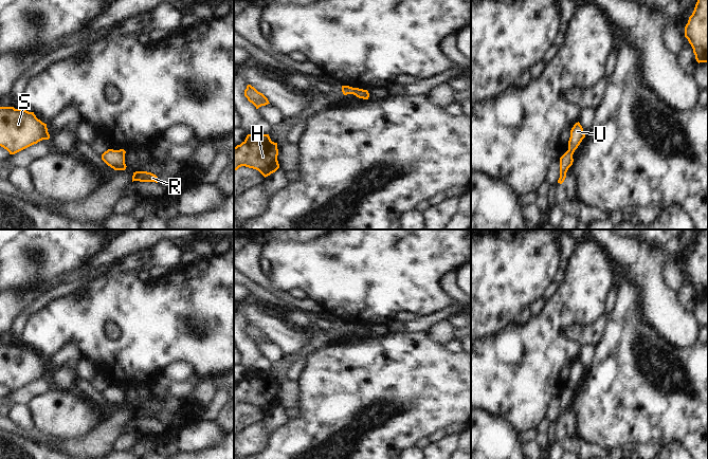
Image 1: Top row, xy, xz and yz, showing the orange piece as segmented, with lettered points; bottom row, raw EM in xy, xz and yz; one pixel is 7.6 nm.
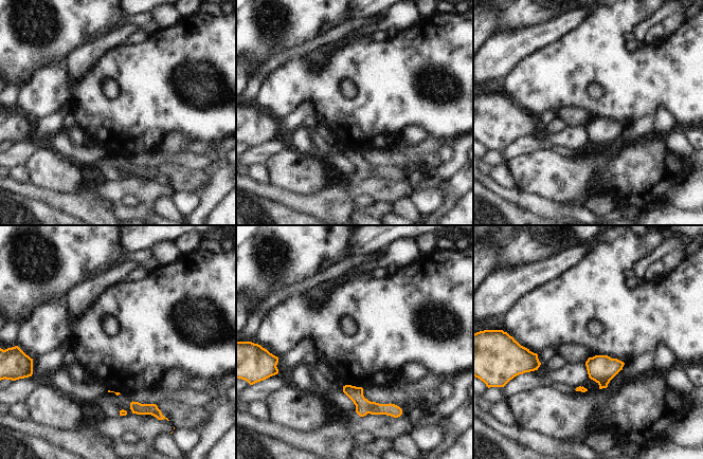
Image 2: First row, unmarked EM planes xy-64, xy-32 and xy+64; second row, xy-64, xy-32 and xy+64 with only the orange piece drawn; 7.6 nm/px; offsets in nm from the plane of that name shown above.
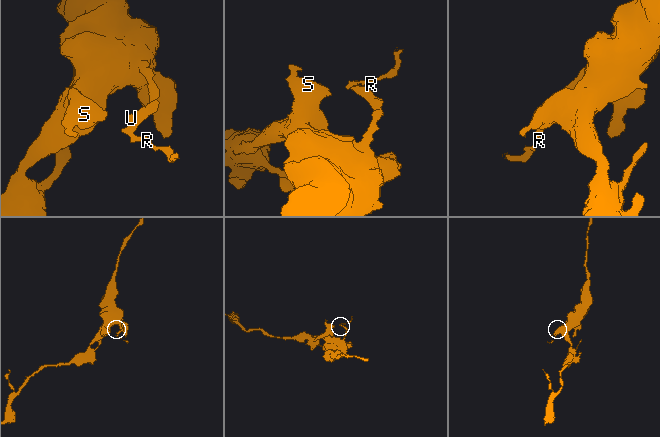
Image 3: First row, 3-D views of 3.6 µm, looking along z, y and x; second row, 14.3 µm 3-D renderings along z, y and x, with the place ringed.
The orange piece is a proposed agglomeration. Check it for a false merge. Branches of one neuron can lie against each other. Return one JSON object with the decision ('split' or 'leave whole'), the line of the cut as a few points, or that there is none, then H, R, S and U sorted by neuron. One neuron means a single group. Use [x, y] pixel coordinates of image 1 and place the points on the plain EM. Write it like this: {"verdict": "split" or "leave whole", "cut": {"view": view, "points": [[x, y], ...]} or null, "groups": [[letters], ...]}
{"verdict": "split", "cut": {"view": "xz", "points": [[358, 325], [352, 330]]}, "groups": [["H", "S", "U"], ["R"]]}

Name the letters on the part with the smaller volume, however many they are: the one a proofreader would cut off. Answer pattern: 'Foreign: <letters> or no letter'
Foreign: R

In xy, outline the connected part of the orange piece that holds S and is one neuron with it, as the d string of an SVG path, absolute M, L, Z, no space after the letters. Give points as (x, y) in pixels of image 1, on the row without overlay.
M0 344L0 383L10 391L15 391L42 377L49 377L47 361L36 354L34 349L14 344Z

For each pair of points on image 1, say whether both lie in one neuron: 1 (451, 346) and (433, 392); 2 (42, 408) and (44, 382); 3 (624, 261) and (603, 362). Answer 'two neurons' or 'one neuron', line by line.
1: two neurons
2: two neurons
3: two neurons

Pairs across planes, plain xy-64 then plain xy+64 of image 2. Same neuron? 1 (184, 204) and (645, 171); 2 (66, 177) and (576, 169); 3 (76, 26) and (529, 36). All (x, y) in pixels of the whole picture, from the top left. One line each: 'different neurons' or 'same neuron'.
1: different neurons
2: same neuron
3: different neurons

